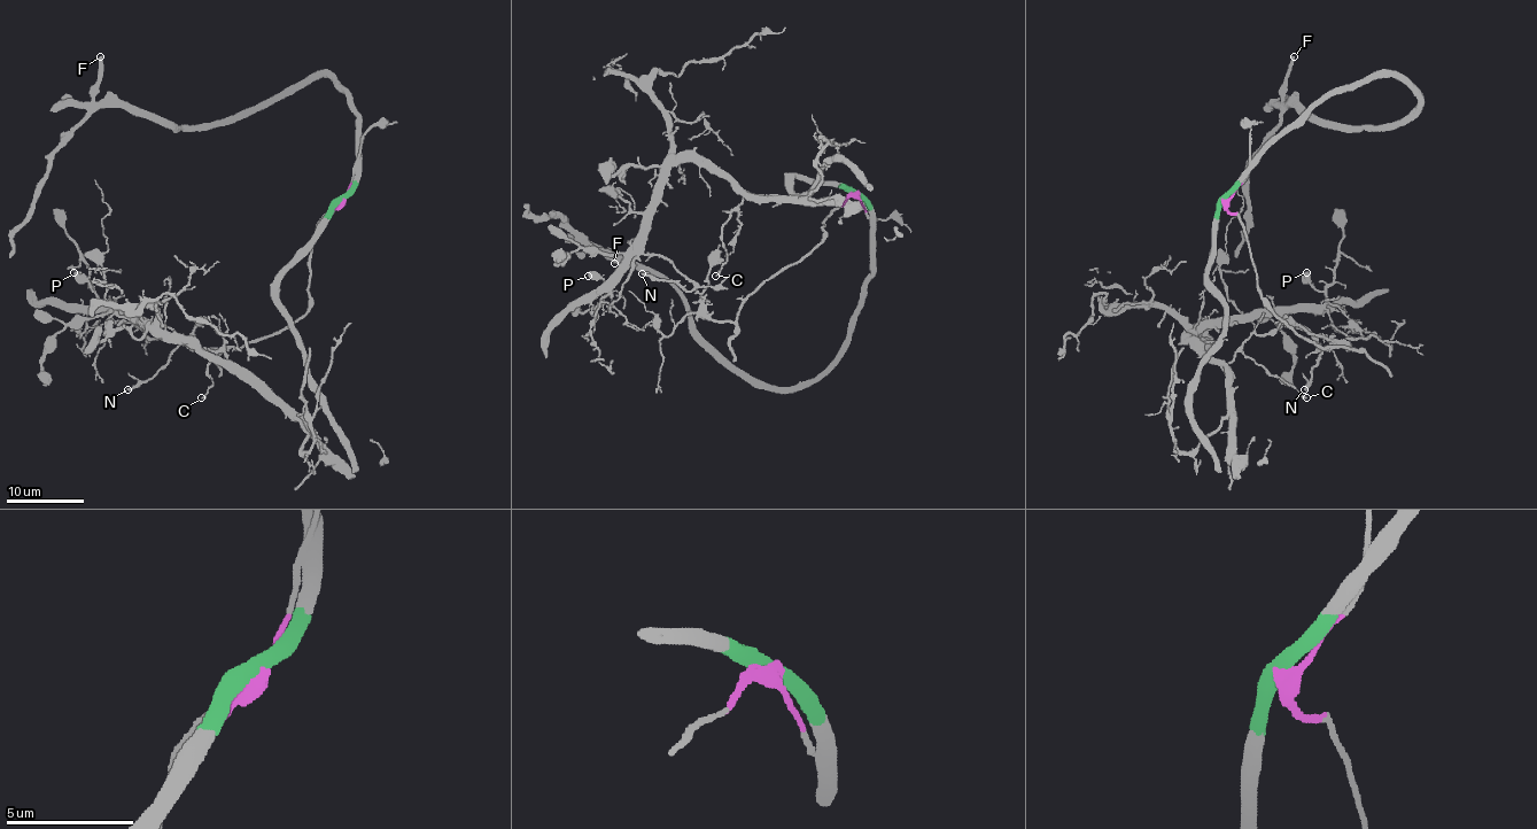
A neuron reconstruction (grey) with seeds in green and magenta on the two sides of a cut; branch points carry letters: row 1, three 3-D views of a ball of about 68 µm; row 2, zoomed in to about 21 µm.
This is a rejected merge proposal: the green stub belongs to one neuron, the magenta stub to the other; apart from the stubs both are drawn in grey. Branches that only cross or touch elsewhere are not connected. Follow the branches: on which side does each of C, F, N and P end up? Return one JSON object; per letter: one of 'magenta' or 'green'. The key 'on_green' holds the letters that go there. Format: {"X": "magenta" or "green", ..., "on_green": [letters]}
{"C": "magenta", "F": "green", "N": "magenta", "P": "magenta", "on_green": ["F"]}

